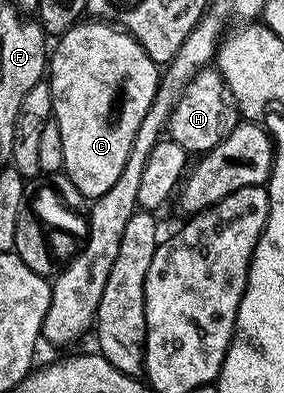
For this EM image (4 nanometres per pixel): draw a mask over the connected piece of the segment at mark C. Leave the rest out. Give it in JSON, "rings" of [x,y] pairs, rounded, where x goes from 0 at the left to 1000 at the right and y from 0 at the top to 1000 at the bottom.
{"rings":[[[335,46],[306,56],[264,61],[194,104],[162,209],[183,242],[183,305],[218,346],[218,438],[296,499],[335,504],[415,463],[570,183],[433,71]]]}

